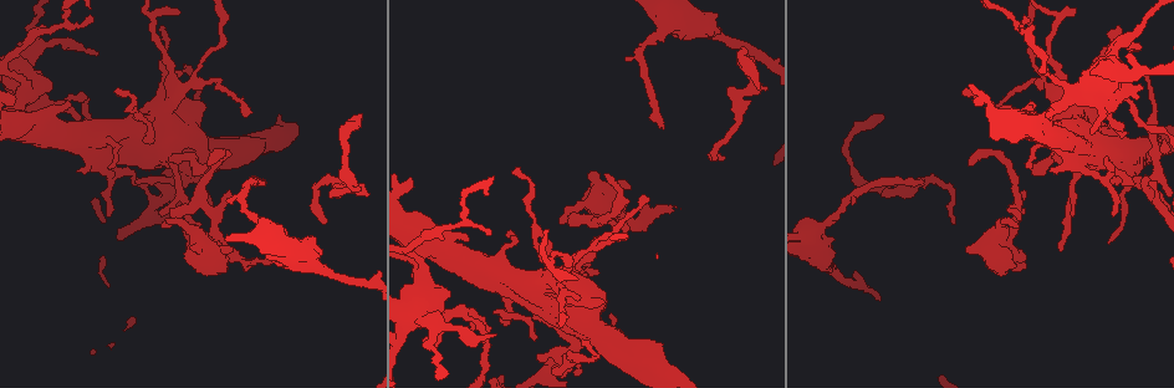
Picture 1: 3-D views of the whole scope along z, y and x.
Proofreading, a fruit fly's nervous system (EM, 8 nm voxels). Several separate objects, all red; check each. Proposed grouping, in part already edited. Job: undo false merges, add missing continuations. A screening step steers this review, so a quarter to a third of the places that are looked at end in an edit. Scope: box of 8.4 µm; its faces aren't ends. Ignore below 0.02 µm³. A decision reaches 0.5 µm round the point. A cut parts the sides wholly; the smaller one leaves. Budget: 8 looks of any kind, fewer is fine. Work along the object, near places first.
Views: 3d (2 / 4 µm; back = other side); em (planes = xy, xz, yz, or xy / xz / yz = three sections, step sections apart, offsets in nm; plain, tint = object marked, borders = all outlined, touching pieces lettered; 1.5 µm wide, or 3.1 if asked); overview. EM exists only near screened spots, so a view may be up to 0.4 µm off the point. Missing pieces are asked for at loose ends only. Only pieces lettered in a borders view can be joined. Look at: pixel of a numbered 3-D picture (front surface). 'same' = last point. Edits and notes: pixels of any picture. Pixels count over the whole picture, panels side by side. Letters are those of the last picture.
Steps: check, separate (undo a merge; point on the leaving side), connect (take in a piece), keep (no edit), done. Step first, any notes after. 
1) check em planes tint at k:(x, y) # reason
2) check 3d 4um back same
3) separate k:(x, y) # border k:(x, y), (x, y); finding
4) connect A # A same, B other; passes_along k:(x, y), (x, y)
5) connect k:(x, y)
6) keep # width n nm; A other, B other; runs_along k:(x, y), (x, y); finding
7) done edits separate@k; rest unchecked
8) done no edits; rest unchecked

check em planes borders at 1:(1118, 28) # tapers out

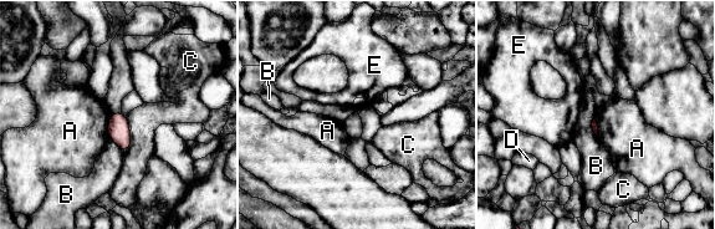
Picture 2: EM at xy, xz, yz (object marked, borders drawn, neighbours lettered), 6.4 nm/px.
keep # longest_contact C 240 nm; A other, B other, C other, D other, E other; border 2:(112, 113), (108, 121), (108, 137); no lettered piece goes on from it

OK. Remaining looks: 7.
check 3d 2um at 1:(229, 191) # an open end

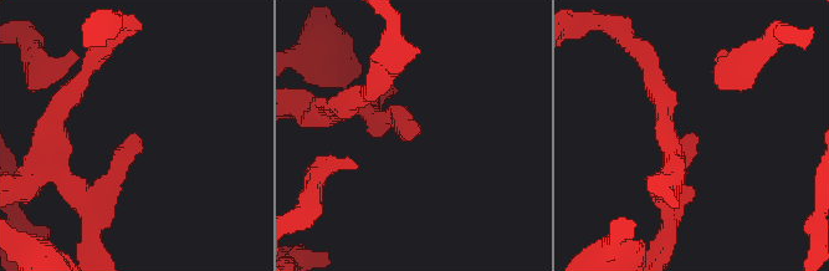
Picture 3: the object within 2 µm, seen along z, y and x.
check em planes borders at 3:(695, 134) # now the EM

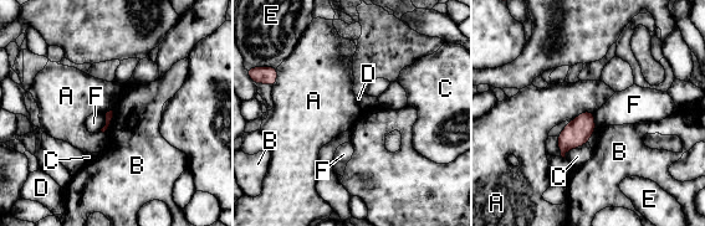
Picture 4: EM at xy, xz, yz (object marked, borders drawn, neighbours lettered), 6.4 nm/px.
keep # A other, B other, C other, D other, E other, F other; border 4:(113, 111), (111, 123), (103, 132); no lettered piece goes on from it

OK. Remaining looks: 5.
check em planes borders at 1:(322, 224) # free end

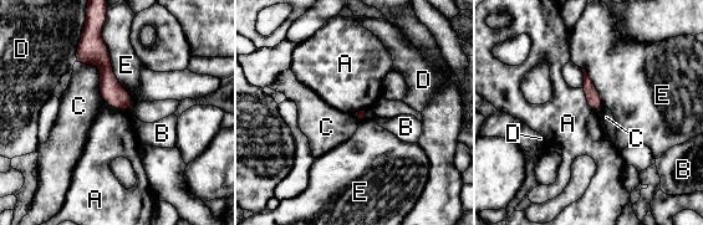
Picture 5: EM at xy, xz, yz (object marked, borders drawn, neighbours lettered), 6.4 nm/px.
keep # A other, B other, C other, D other, E other; border 5:(103, 100), (116, 108), (130, 108); none of them fits

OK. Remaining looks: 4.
done no edits; rest unchecked

